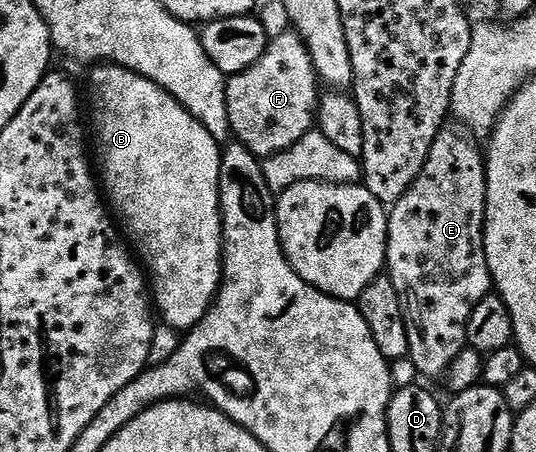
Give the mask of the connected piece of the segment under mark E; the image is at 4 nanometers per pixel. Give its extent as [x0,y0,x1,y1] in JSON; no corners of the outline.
[387,128,493,378]

